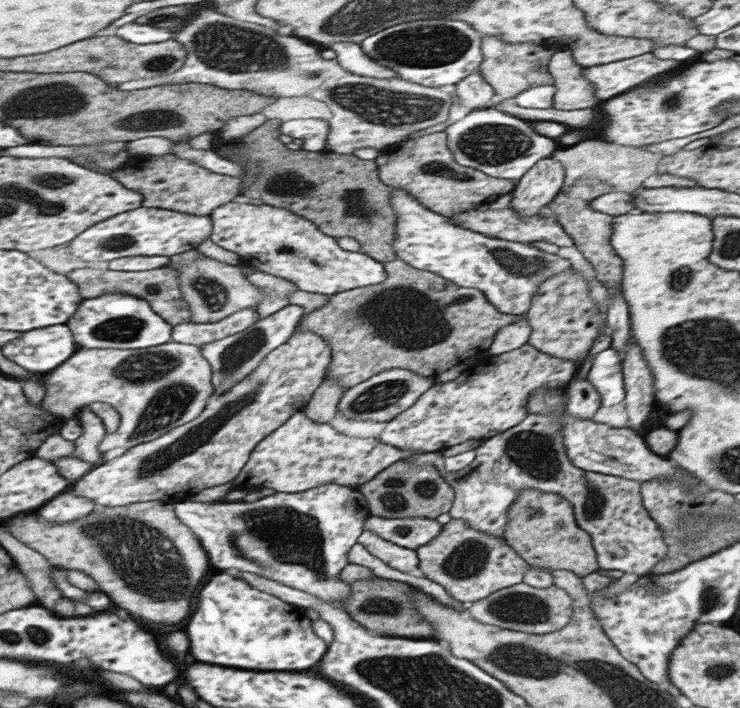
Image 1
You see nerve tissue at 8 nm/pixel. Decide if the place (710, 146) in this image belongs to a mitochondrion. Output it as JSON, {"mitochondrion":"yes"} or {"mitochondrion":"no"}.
{"mitochondrion":"no"}

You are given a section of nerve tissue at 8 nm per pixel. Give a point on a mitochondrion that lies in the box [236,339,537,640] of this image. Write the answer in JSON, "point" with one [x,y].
{"point":[395,494]}

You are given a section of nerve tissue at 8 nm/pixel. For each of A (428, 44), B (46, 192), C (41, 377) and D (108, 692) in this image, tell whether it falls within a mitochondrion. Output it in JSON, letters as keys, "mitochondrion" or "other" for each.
{"A":"mitochondrion","B":"mitochondrion","C":"other","D":"other"}

